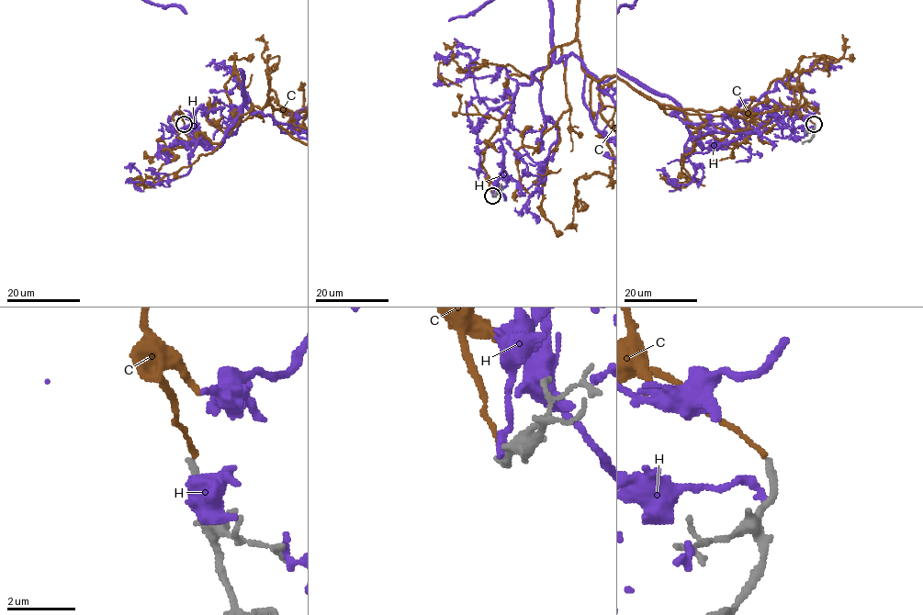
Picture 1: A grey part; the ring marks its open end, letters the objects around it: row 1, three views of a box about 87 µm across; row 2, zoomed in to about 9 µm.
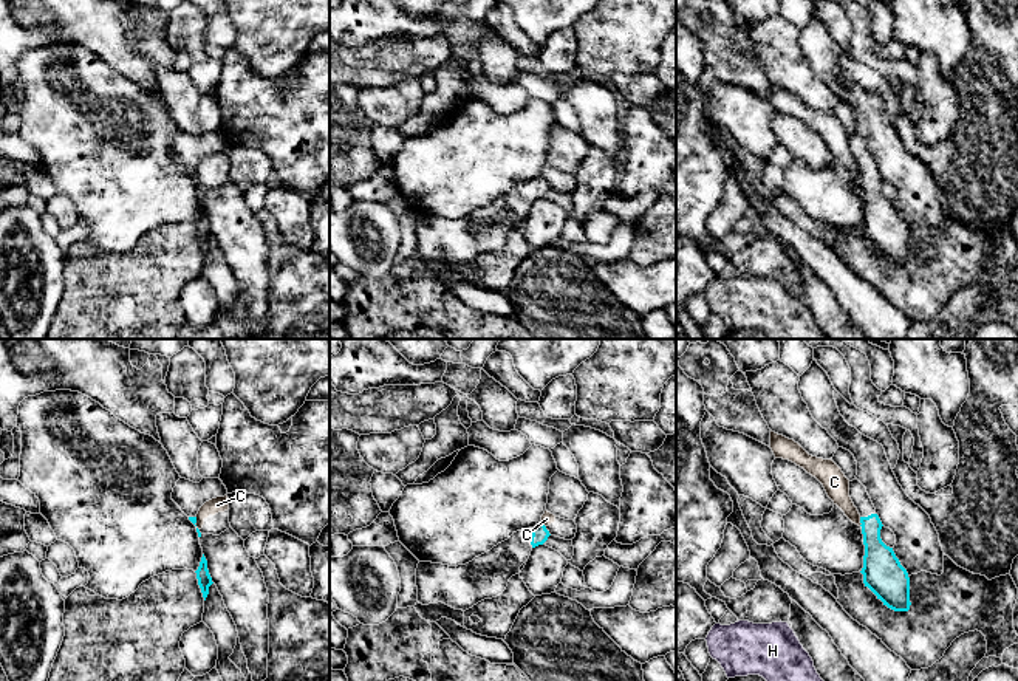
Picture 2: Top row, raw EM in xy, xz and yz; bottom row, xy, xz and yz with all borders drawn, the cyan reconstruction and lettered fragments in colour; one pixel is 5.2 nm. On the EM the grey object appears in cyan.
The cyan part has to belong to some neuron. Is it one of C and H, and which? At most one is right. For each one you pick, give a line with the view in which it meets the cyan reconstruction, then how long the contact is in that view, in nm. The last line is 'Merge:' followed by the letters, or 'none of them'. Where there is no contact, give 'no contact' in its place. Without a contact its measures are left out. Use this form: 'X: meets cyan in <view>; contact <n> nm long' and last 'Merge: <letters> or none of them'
Merge: none of them

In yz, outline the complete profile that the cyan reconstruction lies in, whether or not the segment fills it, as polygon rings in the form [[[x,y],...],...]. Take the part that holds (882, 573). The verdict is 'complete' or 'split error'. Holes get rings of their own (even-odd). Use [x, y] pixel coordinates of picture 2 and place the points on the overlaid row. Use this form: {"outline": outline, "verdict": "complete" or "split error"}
{"outline": [[[856,478],[849,481],[849,497],[860,514],[863,534],[863,583],[877,599],[894,611],[910,610],[910,577],[900,565],[893,548],[880,539],[882,522],[866,492],[866,488]]], "verdict": "split error"}

